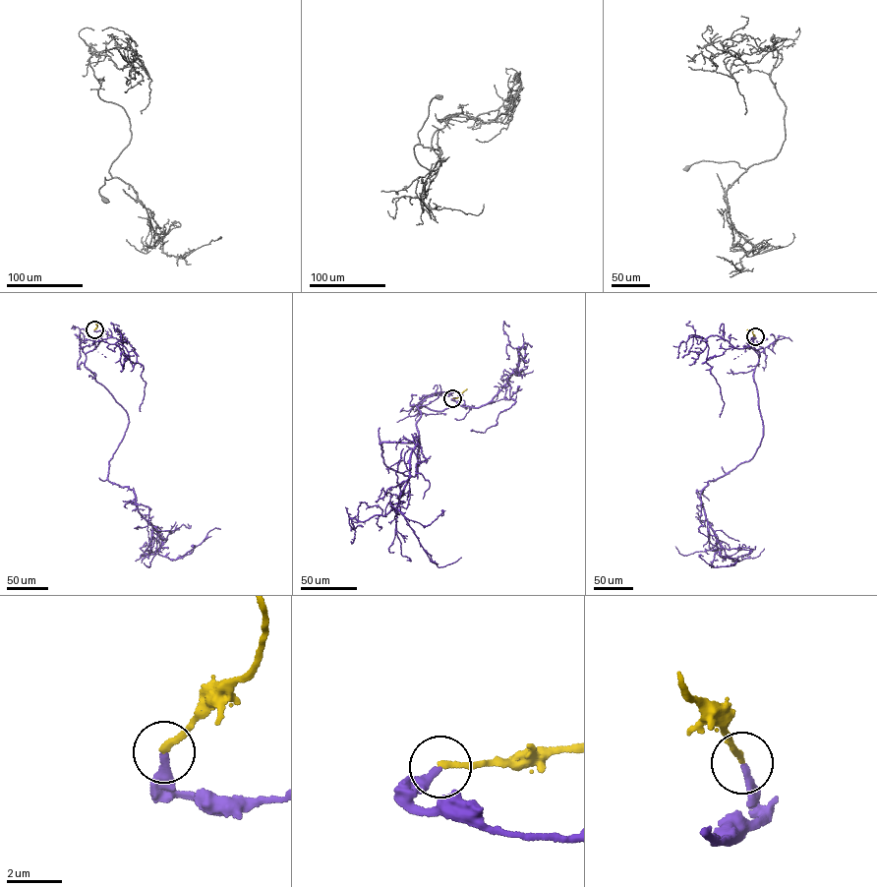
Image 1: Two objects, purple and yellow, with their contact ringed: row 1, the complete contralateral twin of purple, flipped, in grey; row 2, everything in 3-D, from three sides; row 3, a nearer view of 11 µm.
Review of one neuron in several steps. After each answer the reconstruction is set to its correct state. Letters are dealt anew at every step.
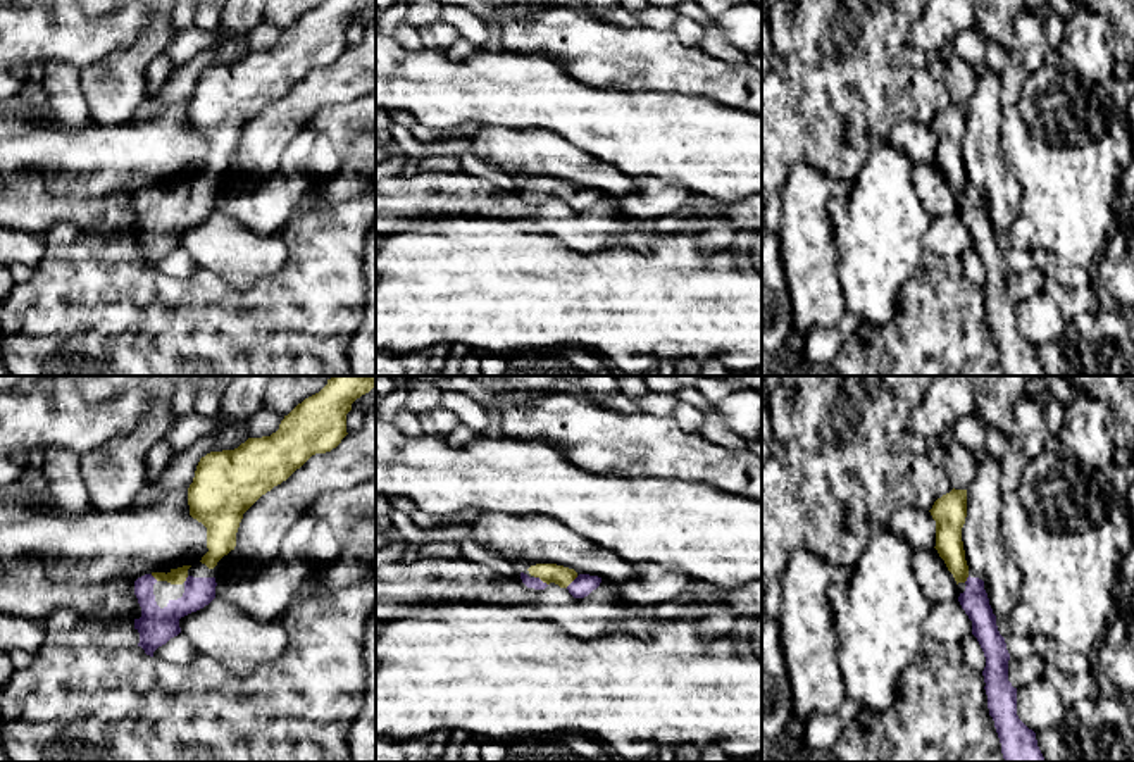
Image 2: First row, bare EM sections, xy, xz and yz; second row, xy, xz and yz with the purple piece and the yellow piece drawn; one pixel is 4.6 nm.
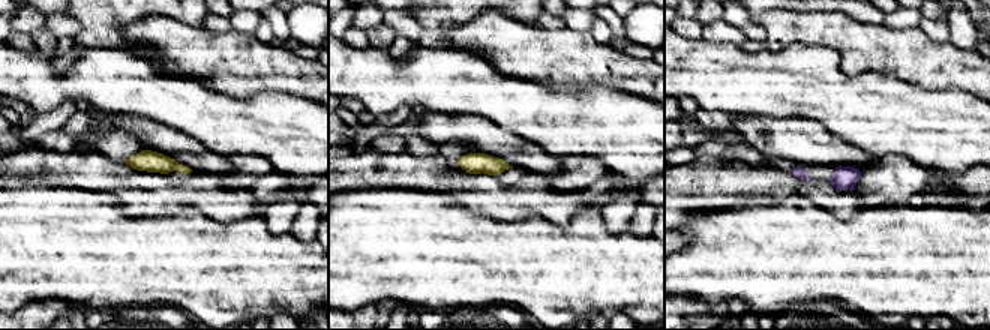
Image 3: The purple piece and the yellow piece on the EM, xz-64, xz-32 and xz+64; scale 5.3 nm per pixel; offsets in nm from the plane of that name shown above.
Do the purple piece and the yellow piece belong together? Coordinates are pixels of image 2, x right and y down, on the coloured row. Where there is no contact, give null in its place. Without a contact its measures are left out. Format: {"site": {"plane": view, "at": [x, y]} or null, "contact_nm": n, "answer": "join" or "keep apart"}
{"site": {"plane": "xz", "at": [540, 580]}, "contact_nm": 80, "answer": "join"}

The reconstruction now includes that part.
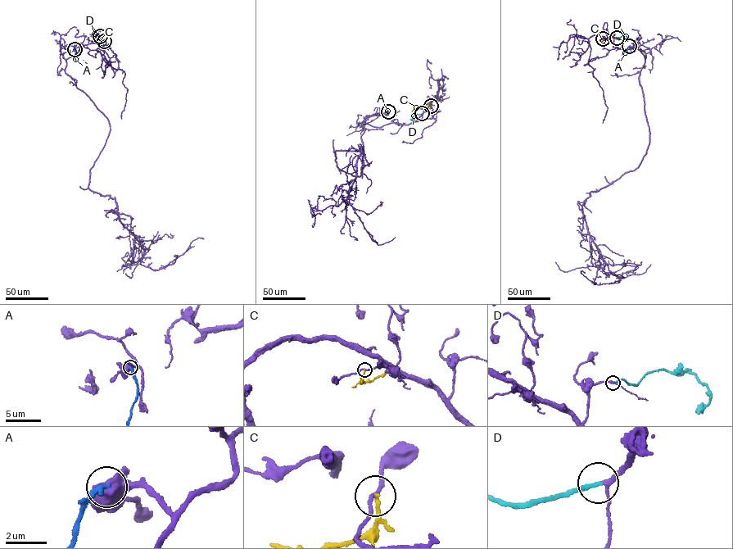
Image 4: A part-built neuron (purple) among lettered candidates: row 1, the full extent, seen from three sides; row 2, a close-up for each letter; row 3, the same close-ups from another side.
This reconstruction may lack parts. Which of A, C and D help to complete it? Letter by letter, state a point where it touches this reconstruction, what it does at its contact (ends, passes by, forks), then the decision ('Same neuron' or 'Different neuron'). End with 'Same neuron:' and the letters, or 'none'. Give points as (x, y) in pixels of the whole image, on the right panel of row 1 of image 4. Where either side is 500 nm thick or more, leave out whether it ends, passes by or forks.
A: Touches purple at (629, 46). Different neuron
C: Touches purple at (603, 38). It ends there. Different neuron
D: Touches purple at (617, 38). It ends there. Same neuron
Same neuron: D

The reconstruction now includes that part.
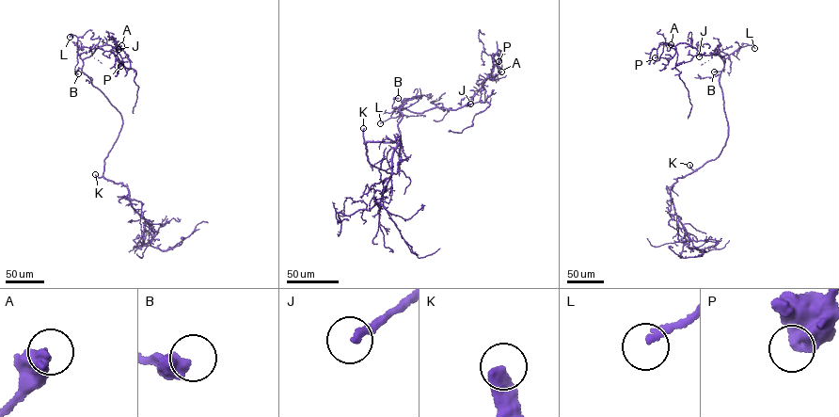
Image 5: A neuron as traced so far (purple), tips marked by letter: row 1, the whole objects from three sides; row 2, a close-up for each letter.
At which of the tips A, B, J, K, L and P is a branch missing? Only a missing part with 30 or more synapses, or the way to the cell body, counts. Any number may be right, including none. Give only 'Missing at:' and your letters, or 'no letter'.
Missing at: J, K, L

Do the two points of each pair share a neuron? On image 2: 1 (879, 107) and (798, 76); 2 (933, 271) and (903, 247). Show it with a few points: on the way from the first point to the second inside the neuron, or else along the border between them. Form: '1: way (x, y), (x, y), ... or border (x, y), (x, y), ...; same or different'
1: way (859, 87), (848, 76), (819, 76); same
2: border (922, 261), (902, 285), (900, 297); different

